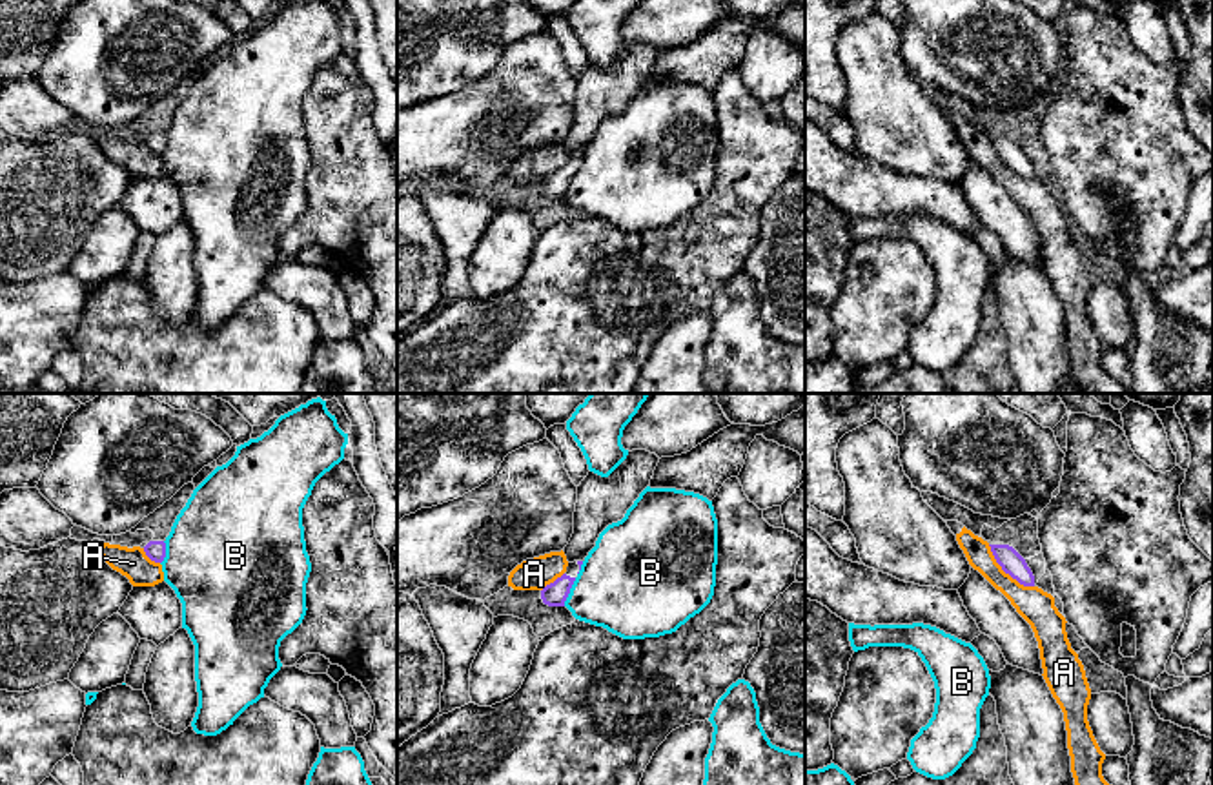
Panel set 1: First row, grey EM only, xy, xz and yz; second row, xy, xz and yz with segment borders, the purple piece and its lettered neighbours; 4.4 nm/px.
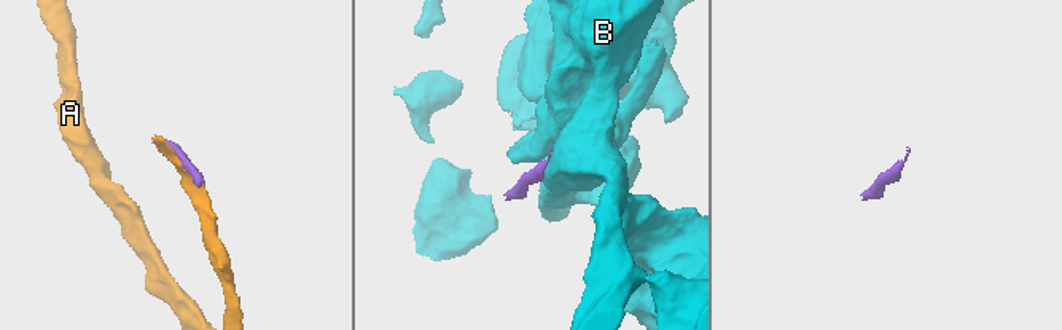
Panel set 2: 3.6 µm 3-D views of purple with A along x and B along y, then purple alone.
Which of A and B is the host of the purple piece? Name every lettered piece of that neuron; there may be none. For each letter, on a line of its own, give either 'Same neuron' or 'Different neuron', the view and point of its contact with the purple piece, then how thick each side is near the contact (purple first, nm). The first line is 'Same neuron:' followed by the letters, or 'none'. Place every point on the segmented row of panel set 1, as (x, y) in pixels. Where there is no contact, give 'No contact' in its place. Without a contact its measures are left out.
Same neuron: none
A: Different neuron. Touches purple at yz (1006, 572). Thickness 100 nm (purple) against 160 nm
B: Different neuron. Touches purple at xz (569, 592). Thickness 110 nm (purple) against 420 nm

